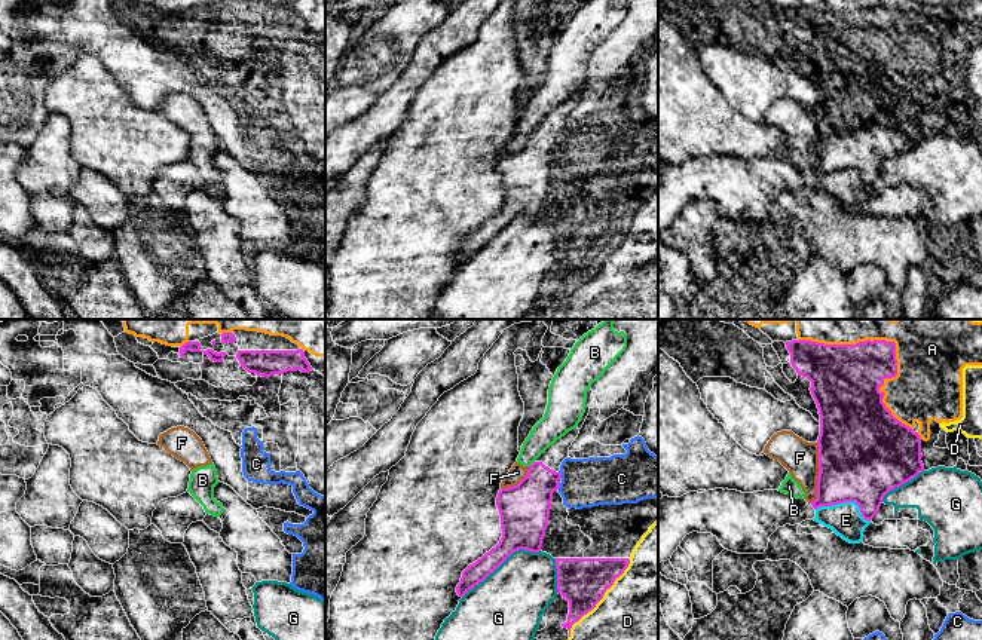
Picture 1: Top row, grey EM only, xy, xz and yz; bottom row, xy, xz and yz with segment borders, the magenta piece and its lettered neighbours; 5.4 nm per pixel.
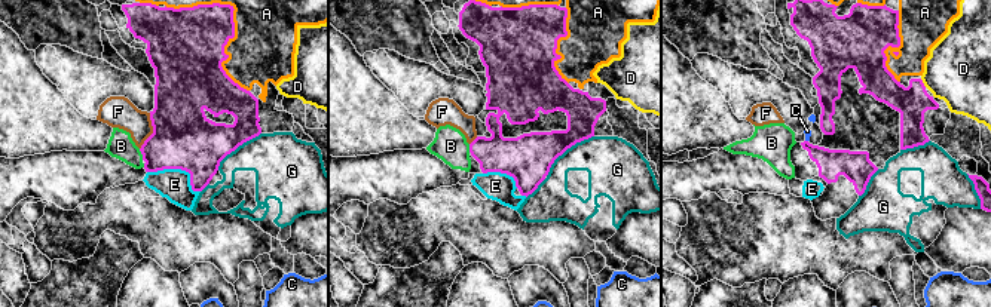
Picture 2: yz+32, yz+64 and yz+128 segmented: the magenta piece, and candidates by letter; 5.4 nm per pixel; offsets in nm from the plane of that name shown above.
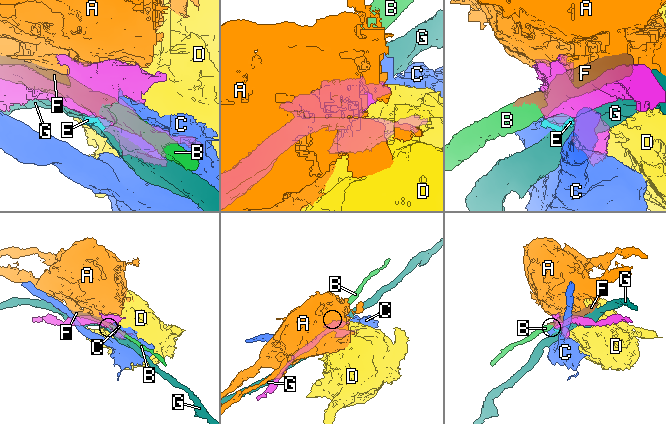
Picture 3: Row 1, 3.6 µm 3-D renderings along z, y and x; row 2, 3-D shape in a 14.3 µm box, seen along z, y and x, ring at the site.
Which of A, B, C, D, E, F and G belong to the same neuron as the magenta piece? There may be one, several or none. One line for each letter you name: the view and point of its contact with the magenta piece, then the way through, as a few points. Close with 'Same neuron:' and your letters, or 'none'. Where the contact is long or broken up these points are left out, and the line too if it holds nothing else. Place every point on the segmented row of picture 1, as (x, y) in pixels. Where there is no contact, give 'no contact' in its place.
Same neuron: none

